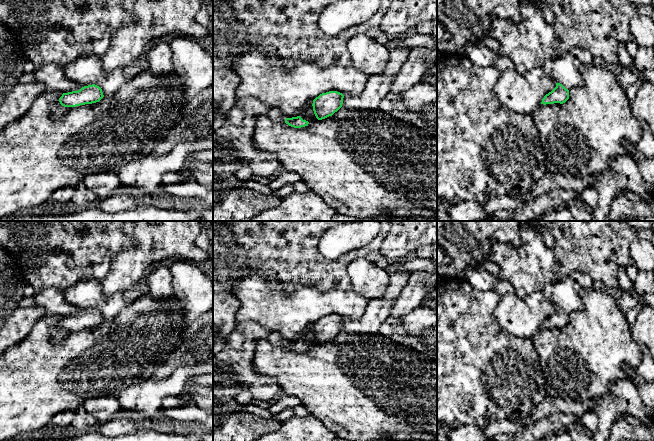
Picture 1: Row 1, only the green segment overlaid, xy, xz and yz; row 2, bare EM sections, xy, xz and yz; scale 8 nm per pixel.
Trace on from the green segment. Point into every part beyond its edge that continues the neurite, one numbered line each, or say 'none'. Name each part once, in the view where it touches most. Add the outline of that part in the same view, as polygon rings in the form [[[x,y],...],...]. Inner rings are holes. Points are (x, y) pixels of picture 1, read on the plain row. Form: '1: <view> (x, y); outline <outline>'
1: xy (52, 300); outline [[[48,287],[34,294],[35,305],[41,306],[46,312],[62,317],[78,315],[82,310],[69,304],[63,292],[53,287]]]

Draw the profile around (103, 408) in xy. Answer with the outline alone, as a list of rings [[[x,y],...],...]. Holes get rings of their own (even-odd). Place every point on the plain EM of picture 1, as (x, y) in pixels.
[[[105,395],[85,400],[82,408],[86,412],[93,414],[98,422],[104,423],[110,420],[110,418],[120,409],[120,405],[116,396]]]

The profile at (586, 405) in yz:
[[[547,395],[536,405],[528,417],[519,418],[515,423],[527,426],[554,413],[564,413],[571,418],[577,415],[582,416],[585,412],[594,411],[600,398],[601,396],[583,401],[576,401],[573,399],[564,400],[562,398]]]

